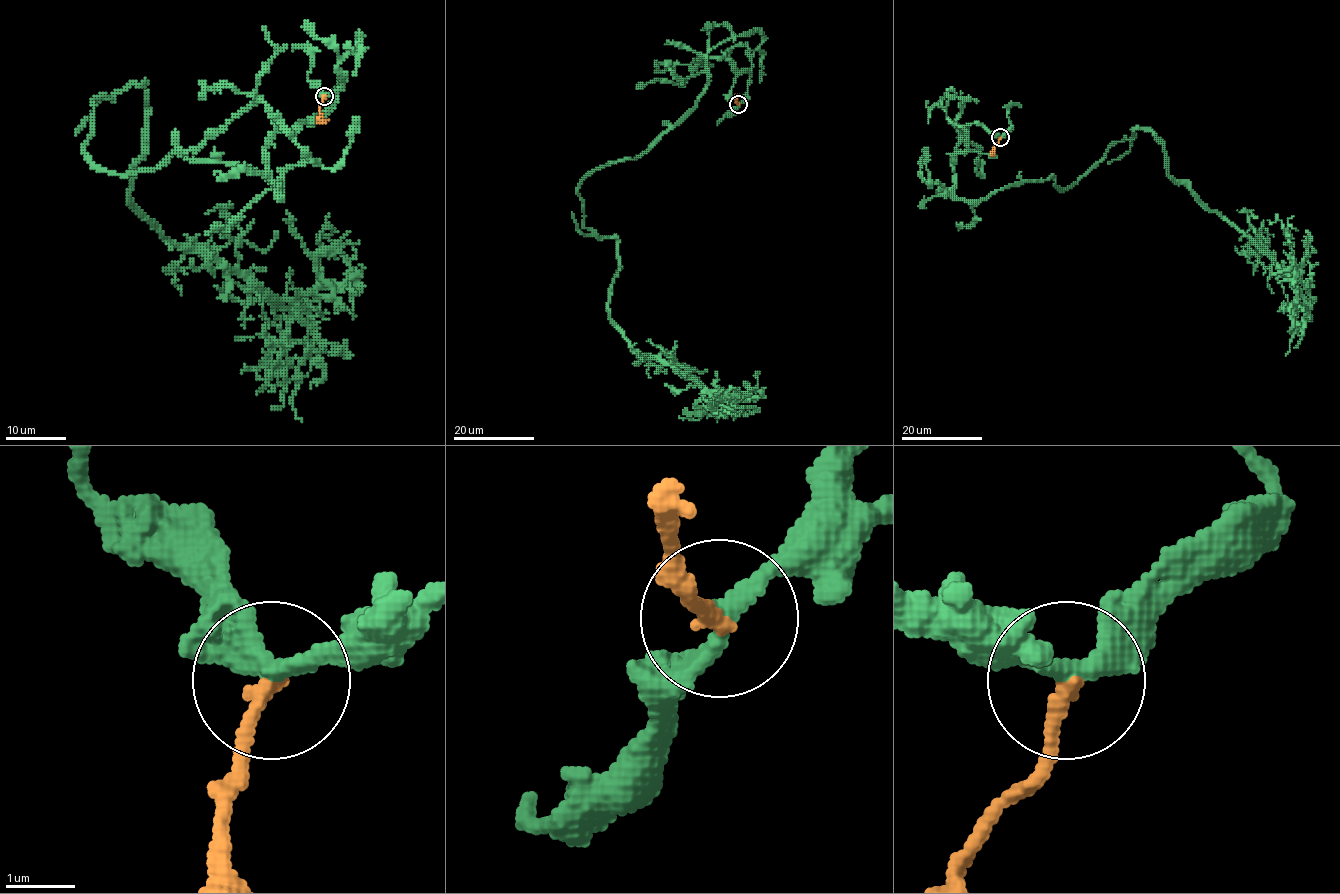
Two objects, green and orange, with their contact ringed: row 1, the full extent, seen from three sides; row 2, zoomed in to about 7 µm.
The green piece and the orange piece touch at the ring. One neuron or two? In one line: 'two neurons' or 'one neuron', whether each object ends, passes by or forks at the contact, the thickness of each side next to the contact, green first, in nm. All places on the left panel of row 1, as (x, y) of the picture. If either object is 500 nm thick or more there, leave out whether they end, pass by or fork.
two neurons | green passes by | orange ends | 280/220 nm

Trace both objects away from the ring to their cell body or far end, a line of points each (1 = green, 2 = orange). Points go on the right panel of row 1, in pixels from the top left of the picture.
1: (1000, 138), (965, 127), (956, 197), (1052, 176), (1070, 187), (1148, 129), (1166, 172), (1296, 271), (1268, 220)
2: (1000, 138), (992, 153)

